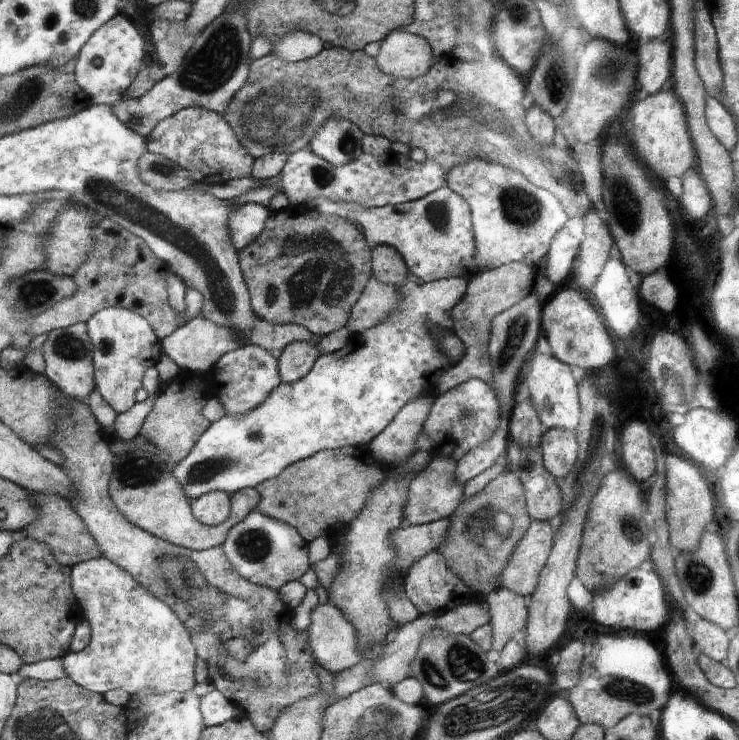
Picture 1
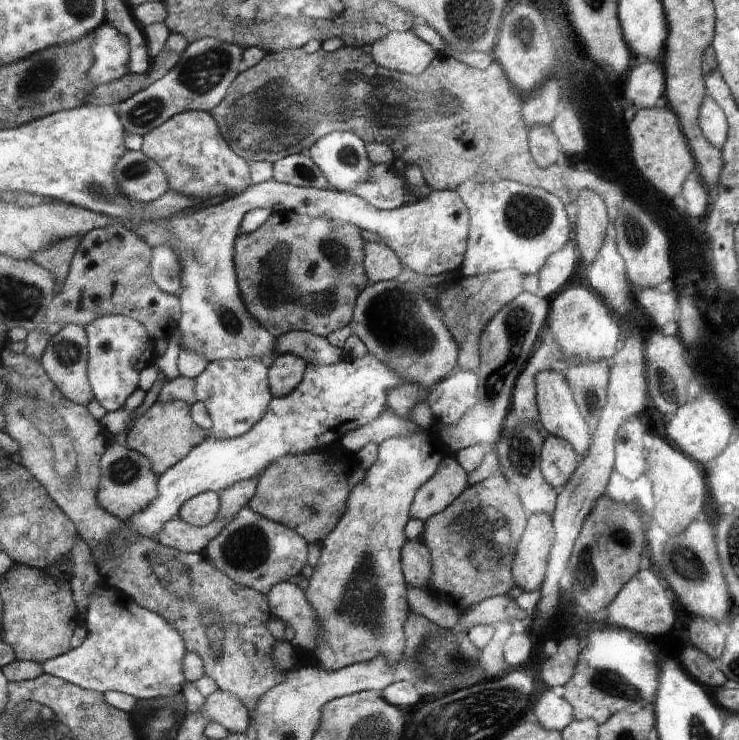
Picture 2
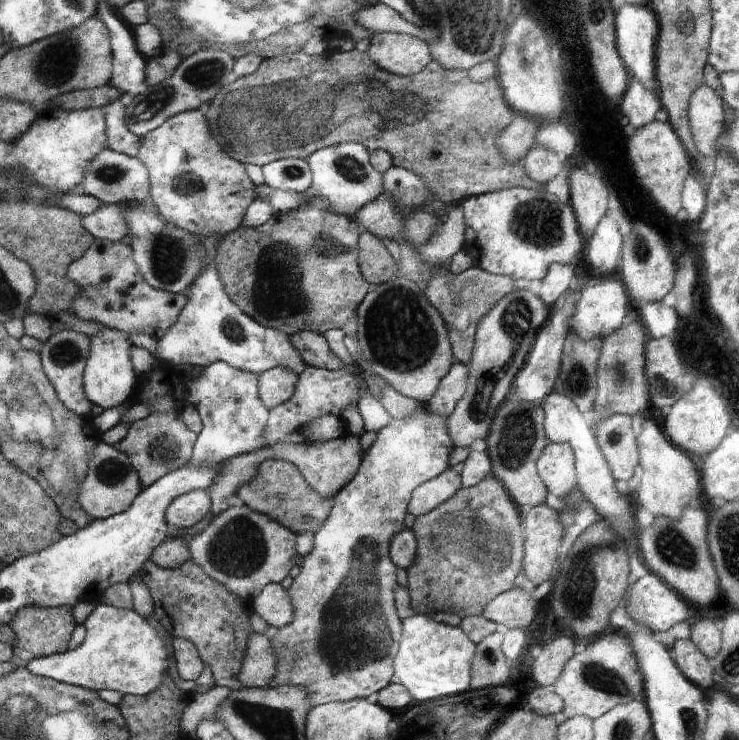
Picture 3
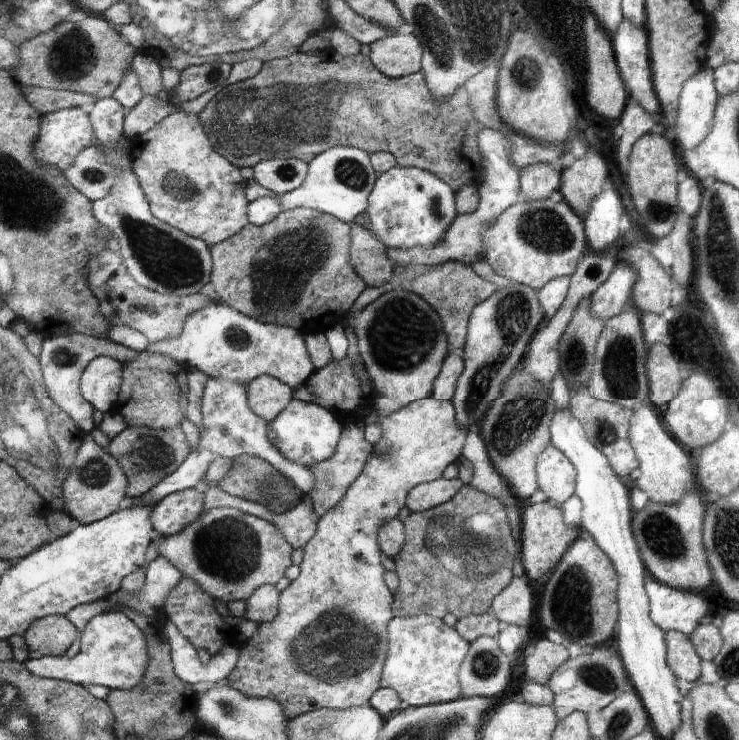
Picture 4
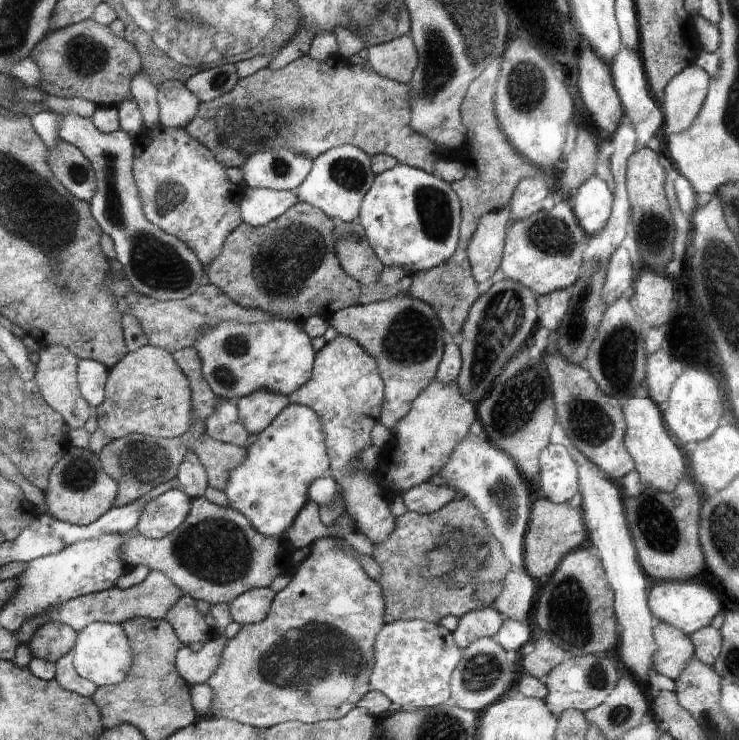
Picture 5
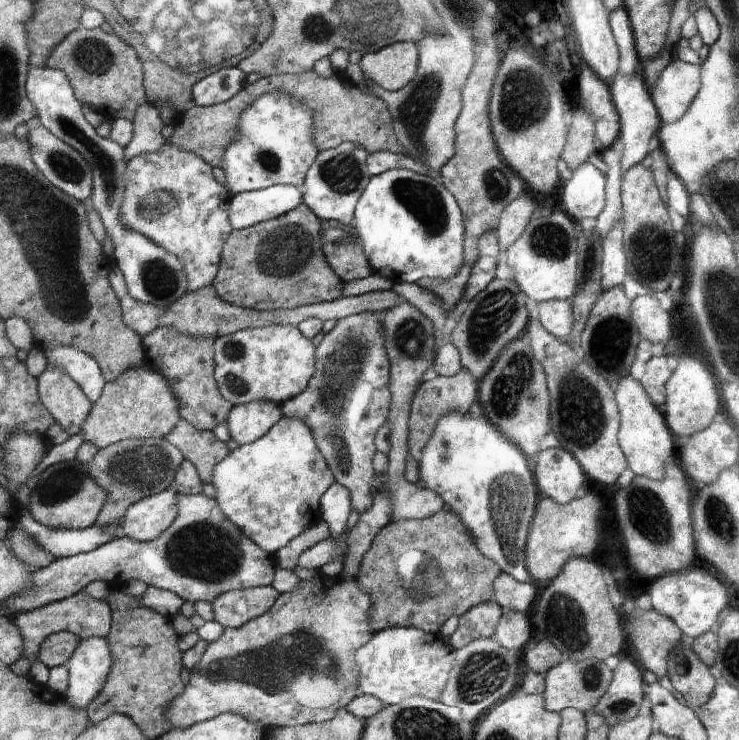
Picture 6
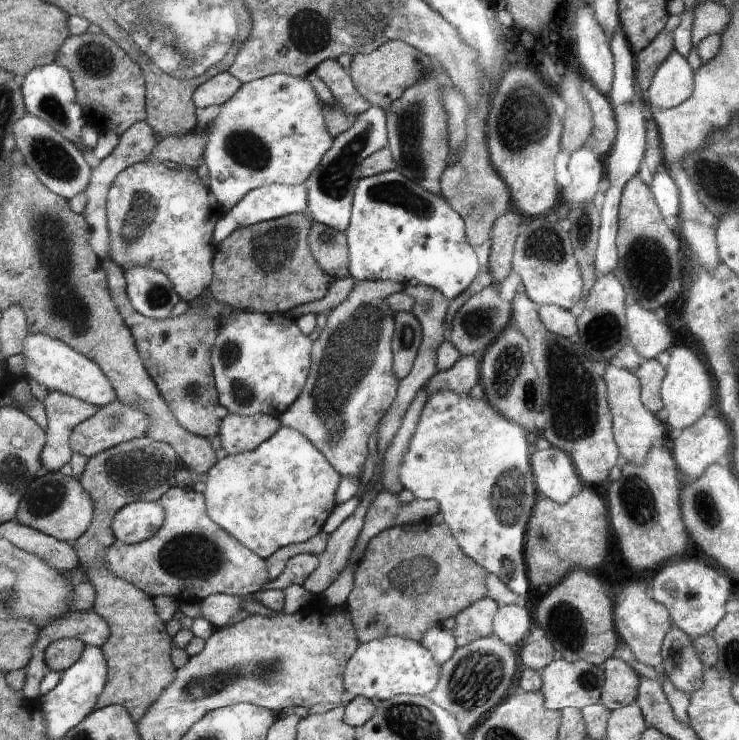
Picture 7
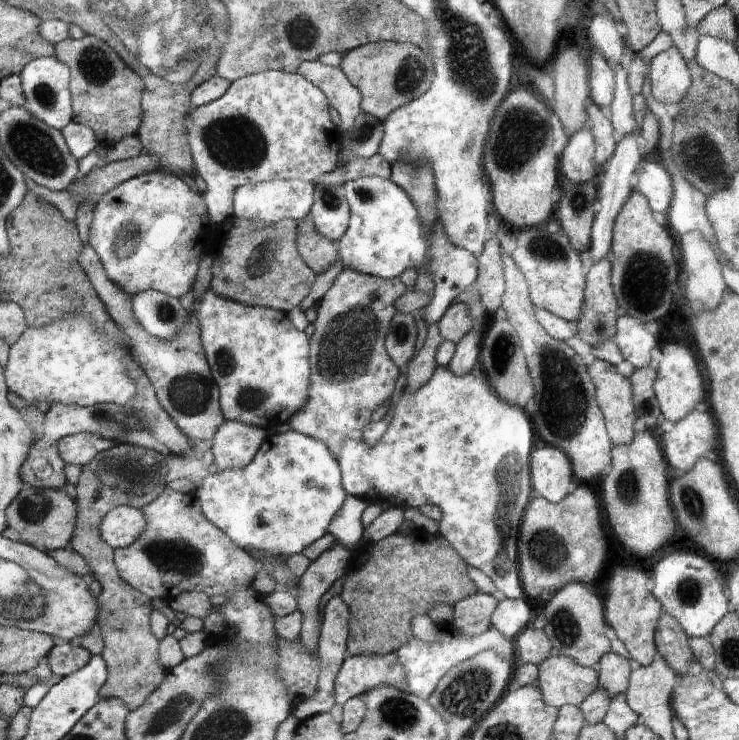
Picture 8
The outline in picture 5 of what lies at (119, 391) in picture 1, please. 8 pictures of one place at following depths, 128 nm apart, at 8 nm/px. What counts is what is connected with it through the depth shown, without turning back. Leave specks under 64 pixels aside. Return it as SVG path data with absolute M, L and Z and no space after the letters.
M80 359L79 362L79 389L83 397L92 405L92 408L100 408L107 399L107 380L110 370L106 365L94 359Z

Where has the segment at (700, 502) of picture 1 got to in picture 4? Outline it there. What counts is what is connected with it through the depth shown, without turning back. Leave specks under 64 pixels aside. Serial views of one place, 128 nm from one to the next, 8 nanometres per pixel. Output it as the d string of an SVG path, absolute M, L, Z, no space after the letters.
M643 404L639 409L635 409L635 416L631 420L630 438L631 444L640 460L641 476L633 482L640 486L652 498L652 502L664 502L664 504L674 504L678 502L686 492L694 488L694 474L690 466L688 454L672 440L672 436L662 428L662 422L654 408L648 404Z

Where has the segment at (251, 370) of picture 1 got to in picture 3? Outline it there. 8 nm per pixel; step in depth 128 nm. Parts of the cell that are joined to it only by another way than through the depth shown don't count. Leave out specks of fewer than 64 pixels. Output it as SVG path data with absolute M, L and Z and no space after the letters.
M224 362L212 364L192 379L187 401L197 409L203 425L195 441L190 465L212 467L272 446L267 439L269 411L258 397L256 375L235 370Z

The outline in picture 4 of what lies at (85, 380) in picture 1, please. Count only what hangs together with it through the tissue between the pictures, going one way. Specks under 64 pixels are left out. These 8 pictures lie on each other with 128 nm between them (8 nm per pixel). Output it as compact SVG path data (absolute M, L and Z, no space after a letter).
M74 332L68 336L45 336L40 360L44 366L44 380L52 400L65 413L68 413L72 420L76 420L76 424L80 428L84 428L84 432L91 434L91 431L96 427L92 419L95 407L83 396L82 390L79 388L83 372L87 370L87 367L97 356L114 357L123 363L132 360L136 354L138 352L134 352L124 345L116 344L107 338L96 338L96 336Z

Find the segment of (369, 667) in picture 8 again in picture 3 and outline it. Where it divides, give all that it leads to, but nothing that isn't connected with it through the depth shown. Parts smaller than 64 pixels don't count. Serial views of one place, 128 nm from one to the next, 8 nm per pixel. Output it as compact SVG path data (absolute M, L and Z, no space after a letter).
M421 611L413 618L404 619L404 644L399 644L399 654L395 658L396 680L404 688L410 690L410 696L416 702L428 702L438 696L452 696L462 694L470 686L470 664L474 656L474 644L459 627L452 627L443 622L437 622Z

